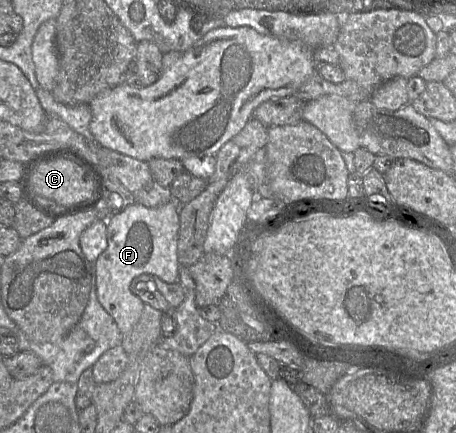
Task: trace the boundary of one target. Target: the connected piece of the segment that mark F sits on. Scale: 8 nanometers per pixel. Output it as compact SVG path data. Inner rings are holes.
M174 200L155 208L135 202L107 219L108 246L95 261L96 288L100 304L112 316L122 334L127 334L134 328L144 309L145 303L131 291L131 282L134 278L141 275L156 275L166 283L179 281L179 208L180 205Z

